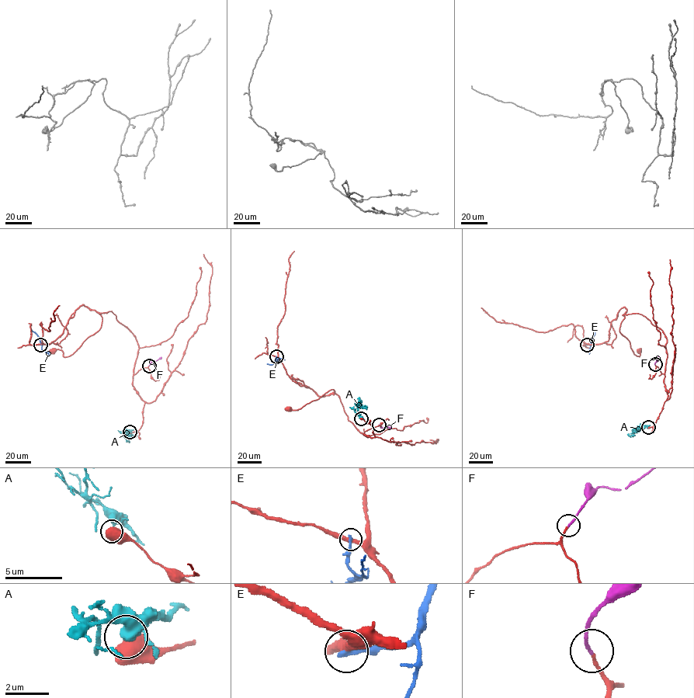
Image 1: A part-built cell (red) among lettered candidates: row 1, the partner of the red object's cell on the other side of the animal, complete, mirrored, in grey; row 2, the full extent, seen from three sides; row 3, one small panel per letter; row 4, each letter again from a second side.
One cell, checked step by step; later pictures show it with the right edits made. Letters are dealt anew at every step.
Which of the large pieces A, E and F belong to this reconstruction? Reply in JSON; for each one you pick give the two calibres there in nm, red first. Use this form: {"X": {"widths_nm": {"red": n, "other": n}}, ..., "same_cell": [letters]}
{"F": {"widths_nm": {"red": 130, "other": 160}}, "same_cell": ["F"]}

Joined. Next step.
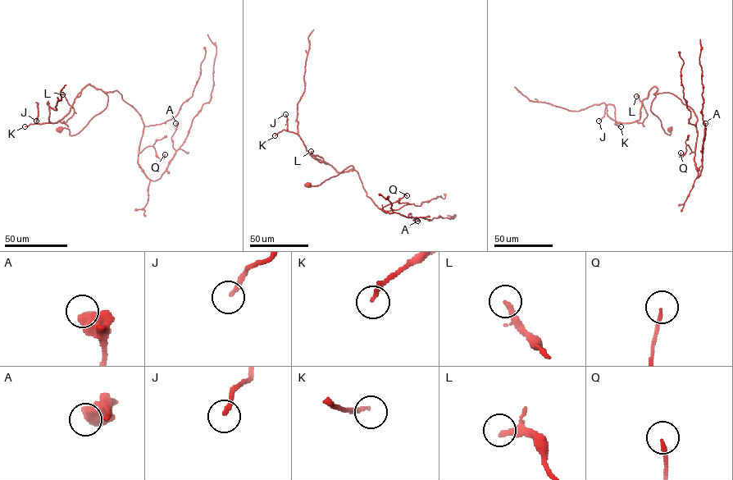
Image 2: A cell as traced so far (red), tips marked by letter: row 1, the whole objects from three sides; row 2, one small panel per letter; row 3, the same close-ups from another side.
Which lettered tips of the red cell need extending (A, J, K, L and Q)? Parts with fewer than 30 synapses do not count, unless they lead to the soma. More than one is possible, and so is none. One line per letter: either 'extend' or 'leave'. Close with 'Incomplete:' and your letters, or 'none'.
A: leave
J: leave
K: leave
L: leave
Q: leave
Incomplete: none

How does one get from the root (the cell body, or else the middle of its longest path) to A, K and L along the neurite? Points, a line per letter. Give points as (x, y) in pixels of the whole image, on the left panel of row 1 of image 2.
A: (60, 130), (77, 134), (117, 90), (141, 116), (138, 163), (156, 180), (175, 123)
K: (60, 130), (77, 134), (105, 108), (107, 95), (88, 84), (57, 122), (25, 126)
L: (60, 130), (77, 134), (108, 101), (104, 92), (88, 84), (60, 121), (63, 123), (74, 109), (62, 94)

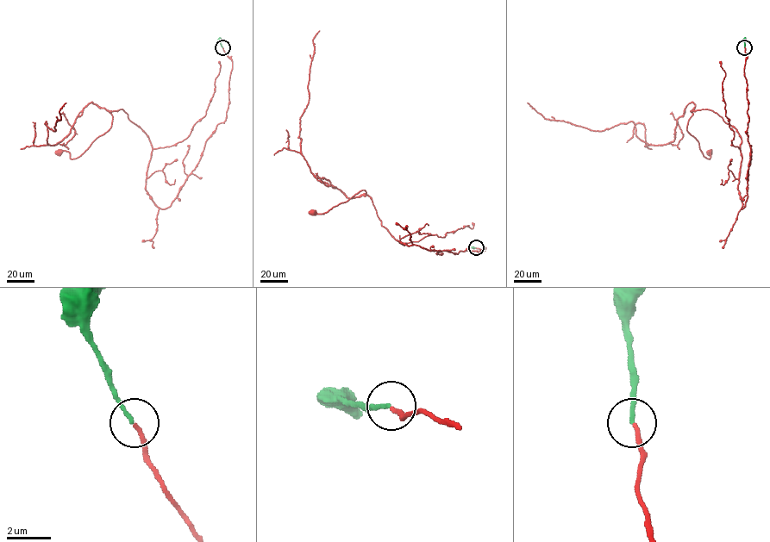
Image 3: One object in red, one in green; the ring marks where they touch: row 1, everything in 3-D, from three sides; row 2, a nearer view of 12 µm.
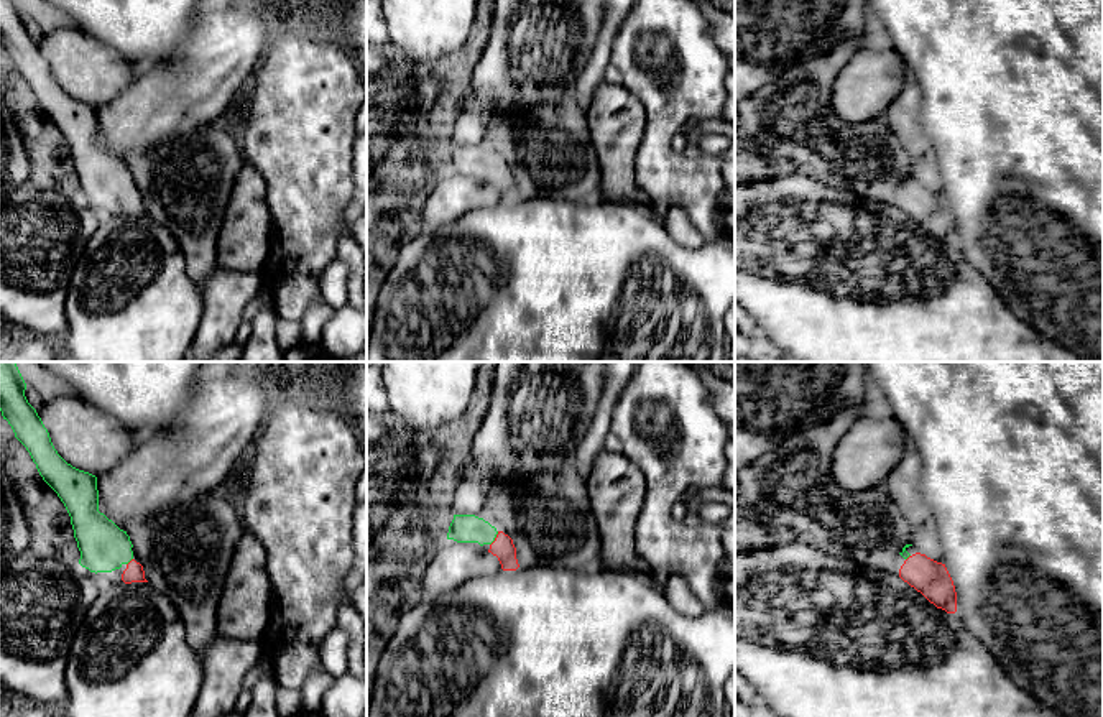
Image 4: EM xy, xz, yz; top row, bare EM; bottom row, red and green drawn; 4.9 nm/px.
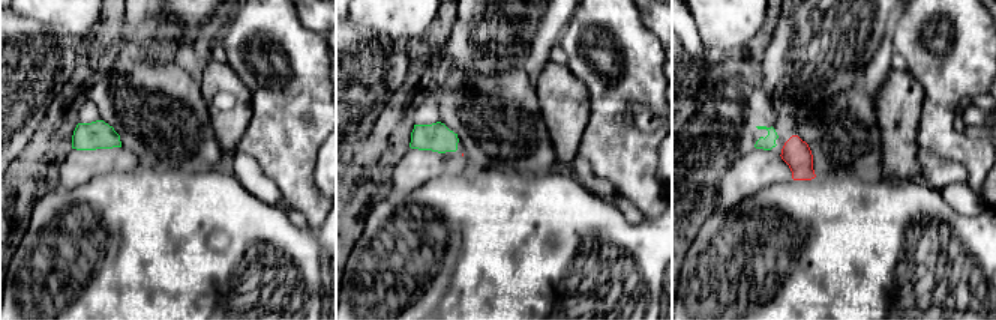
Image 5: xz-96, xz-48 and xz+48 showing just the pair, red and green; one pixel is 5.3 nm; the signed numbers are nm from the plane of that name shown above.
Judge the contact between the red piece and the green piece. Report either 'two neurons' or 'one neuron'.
one neuron

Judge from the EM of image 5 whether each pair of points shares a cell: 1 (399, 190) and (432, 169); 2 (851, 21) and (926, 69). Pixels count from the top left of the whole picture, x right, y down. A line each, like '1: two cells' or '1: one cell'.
1: one cell
2: two cells

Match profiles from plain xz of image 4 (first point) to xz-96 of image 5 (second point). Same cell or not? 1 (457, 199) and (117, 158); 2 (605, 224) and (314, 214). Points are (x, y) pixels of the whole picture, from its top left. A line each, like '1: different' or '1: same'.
1: same
2: different

